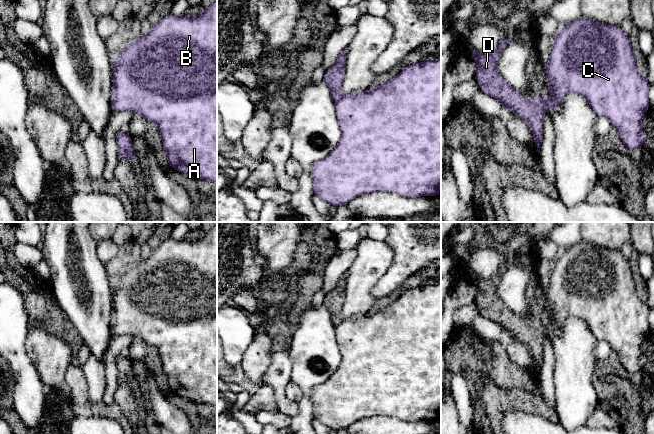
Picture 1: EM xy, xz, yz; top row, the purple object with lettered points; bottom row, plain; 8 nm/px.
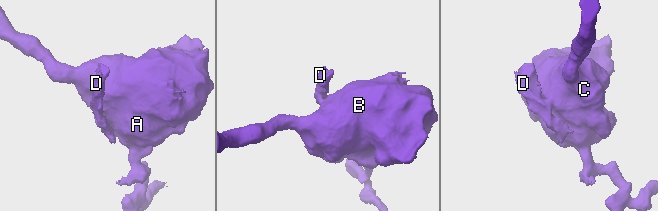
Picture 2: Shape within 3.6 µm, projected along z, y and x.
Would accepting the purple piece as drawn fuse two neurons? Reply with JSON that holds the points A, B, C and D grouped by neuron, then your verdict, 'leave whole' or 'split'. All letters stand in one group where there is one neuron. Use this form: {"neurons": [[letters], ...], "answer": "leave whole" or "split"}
{"neurons": [["A", "B", "C"], ["D"]], "answer": "split"}

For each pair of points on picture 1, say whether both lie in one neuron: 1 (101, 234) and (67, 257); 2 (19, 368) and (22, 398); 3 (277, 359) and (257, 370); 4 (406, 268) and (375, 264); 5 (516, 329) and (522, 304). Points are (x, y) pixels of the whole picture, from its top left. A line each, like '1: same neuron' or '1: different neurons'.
1: different neurons
2: same neuron
3: different neurons
4: different neurons
5: different neurons

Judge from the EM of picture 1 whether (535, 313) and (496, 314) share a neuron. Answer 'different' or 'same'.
same

